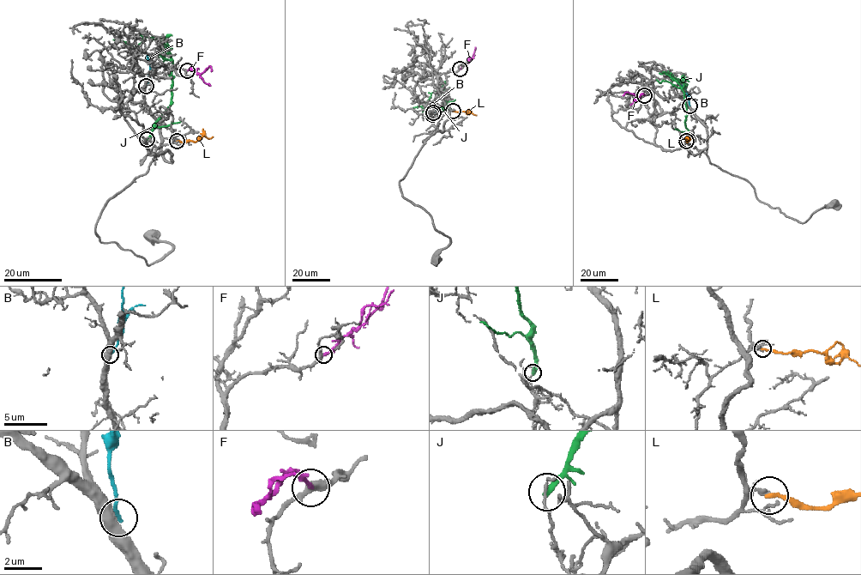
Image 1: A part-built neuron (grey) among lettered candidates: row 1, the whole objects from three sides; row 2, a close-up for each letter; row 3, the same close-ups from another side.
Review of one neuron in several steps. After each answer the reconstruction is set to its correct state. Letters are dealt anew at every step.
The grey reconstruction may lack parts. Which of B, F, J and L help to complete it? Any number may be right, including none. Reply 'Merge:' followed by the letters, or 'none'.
Merge: F

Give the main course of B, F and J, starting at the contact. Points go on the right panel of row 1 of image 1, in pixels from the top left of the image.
B: (689, 105), (689, 95), (681, 85)
F: (644, 95), (637, 97), (626, 92), (623, 95)
J: (688, 141), (683, 92), (667, 74), (681, 81), (683, 75)

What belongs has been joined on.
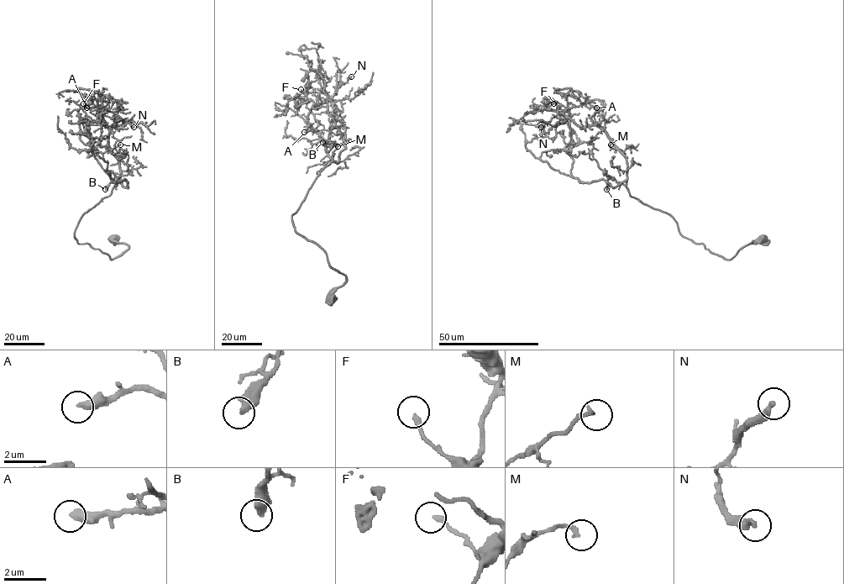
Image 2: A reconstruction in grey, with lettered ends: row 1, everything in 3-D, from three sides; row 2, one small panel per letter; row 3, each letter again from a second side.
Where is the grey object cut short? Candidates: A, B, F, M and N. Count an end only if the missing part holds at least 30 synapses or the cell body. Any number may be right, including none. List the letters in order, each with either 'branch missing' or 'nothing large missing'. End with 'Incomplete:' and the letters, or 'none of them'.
A: branch missing
B: nothing large missing
F: nothing large missing
M: nothing large missing
N: branch missing
Incomplete: A, N

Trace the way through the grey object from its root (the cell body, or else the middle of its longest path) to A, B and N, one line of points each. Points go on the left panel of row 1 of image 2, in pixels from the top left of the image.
A: (113, 240), (128, 249), (112, 260), (74, 236), (120, 173), (107, 123), (86, 107)
B: (113, 240), (128, 249), (112, 260), (74, 236), (80, 218), (110, 194), (118, 176), (105, 189)
N: (113, 240), (128, 249), (112, 260), (78, 244), (74, 233), (119, 179), (108, 145), (114, 114), (133, 127)

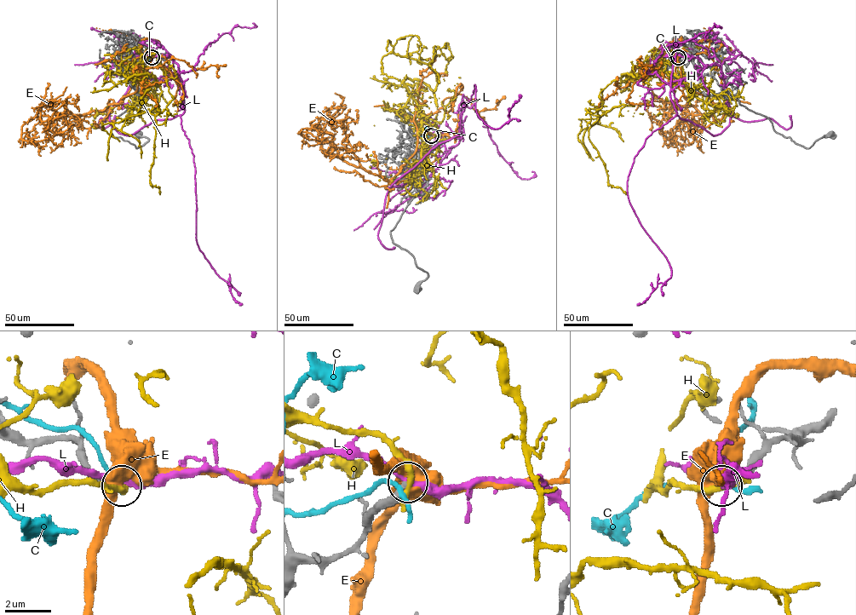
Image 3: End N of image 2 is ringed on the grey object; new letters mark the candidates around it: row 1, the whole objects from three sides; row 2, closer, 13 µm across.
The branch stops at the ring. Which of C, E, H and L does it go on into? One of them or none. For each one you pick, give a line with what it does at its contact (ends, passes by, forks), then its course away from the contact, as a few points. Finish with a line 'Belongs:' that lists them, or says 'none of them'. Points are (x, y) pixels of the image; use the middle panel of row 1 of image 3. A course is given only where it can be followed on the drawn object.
Belongs: none of them

